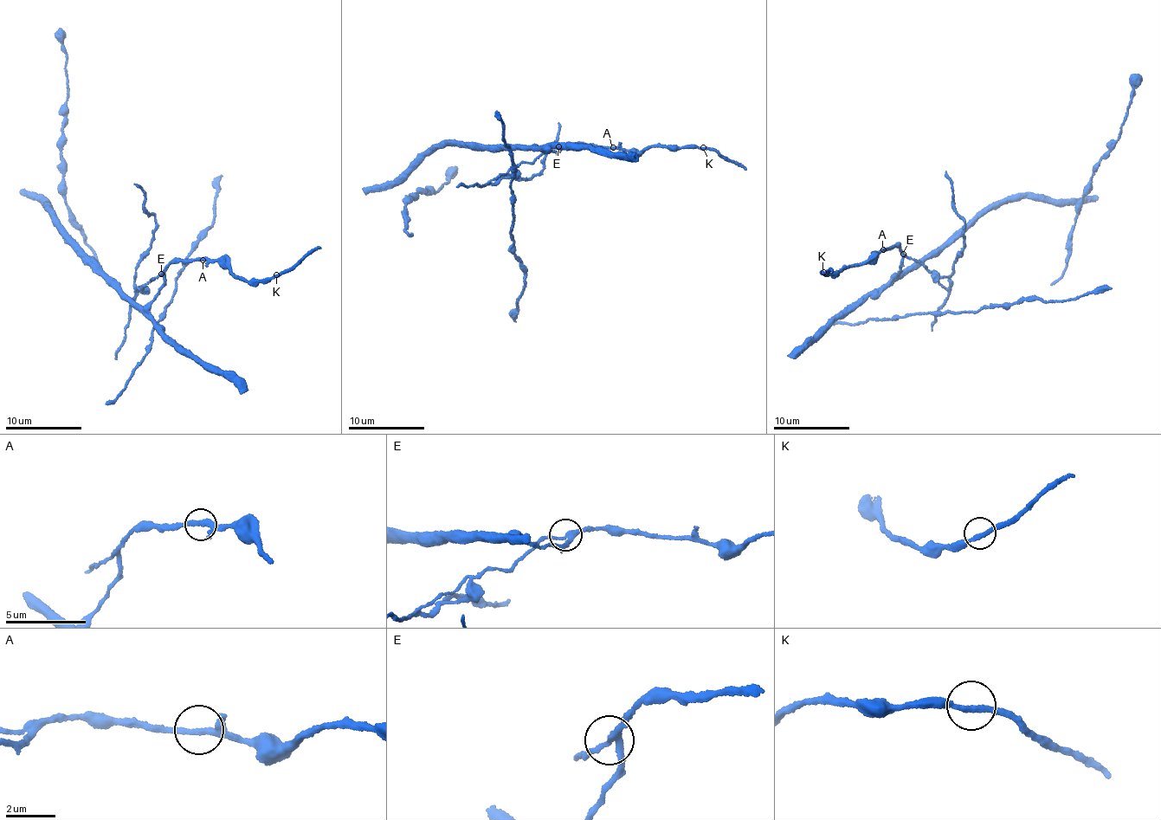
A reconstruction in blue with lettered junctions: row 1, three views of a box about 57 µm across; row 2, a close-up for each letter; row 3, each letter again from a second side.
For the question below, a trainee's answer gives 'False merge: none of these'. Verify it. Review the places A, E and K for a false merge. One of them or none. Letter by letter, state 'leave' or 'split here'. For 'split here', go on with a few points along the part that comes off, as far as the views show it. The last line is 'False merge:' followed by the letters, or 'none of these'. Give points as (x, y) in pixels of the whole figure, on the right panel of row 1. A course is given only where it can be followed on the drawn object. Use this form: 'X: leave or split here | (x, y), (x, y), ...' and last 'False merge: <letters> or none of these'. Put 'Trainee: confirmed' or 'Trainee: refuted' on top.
Trainee: refuted
A: leave
E: split here | (903, 255), (942, 275), (952, 272), (956, 256), (964, 245), (964, 225), (954, 204), (953, 188), (945, 171)
K: leave
False merge: E

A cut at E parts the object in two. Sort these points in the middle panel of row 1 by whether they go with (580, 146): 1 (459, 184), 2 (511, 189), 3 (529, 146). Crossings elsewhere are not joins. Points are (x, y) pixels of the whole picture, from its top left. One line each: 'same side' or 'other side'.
1: other side
2: same side
3: same side

